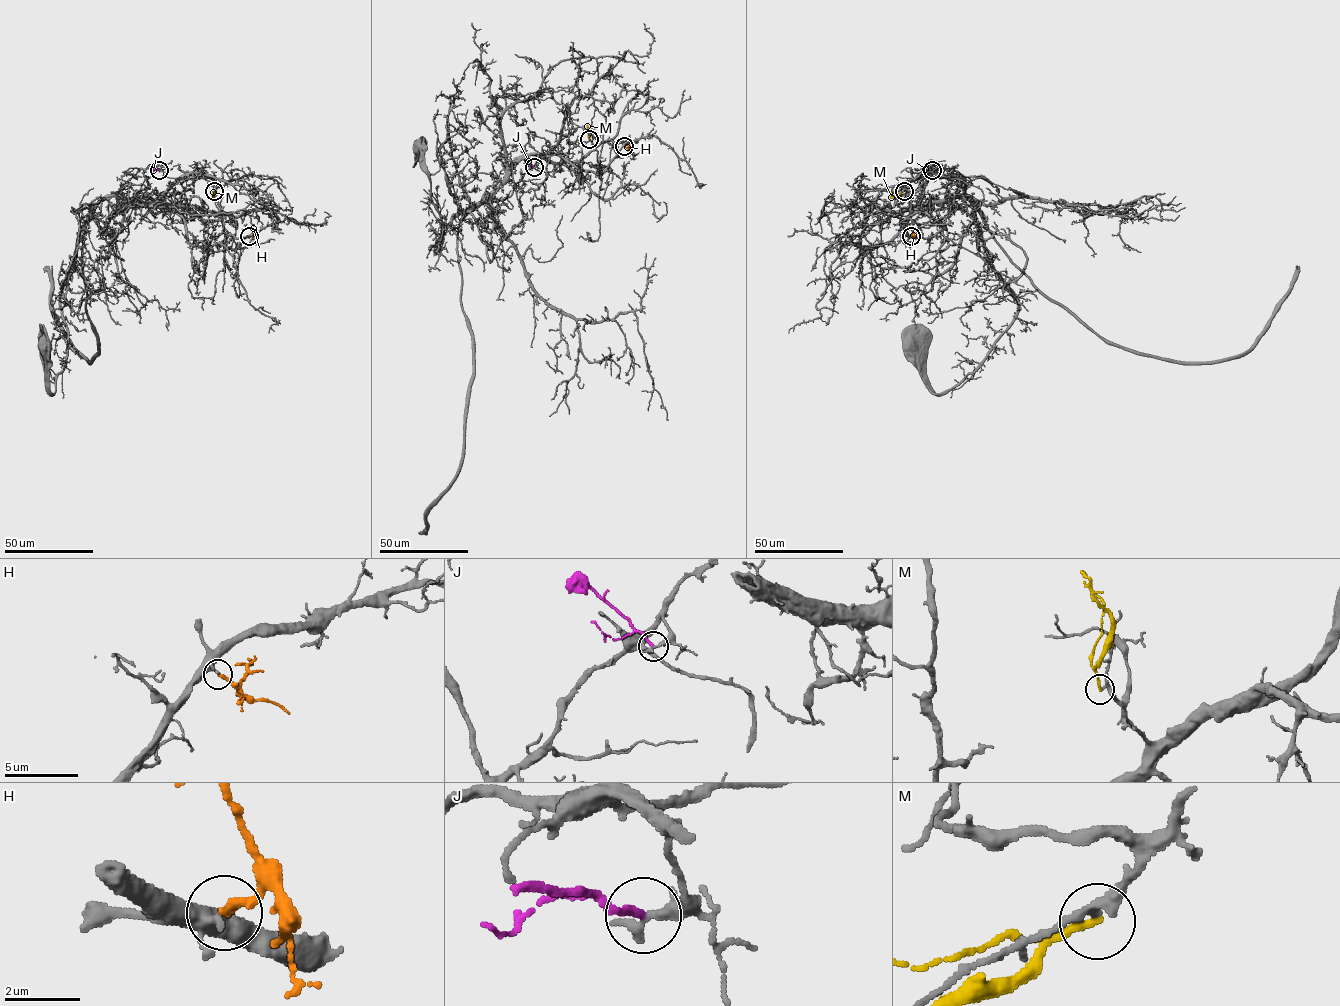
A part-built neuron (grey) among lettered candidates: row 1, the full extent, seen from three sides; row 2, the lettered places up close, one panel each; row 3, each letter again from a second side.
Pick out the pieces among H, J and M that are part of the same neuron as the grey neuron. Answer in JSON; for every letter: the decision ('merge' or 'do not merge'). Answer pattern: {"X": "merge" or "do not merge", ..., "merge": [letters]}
{"H": "merge", "J": "do not merge", "M": "do not merge", "merge": ["H"]}

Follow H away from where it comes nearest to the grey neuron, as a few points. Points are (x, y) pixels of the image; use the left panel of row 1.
H: (249, 236), (253, 224)

